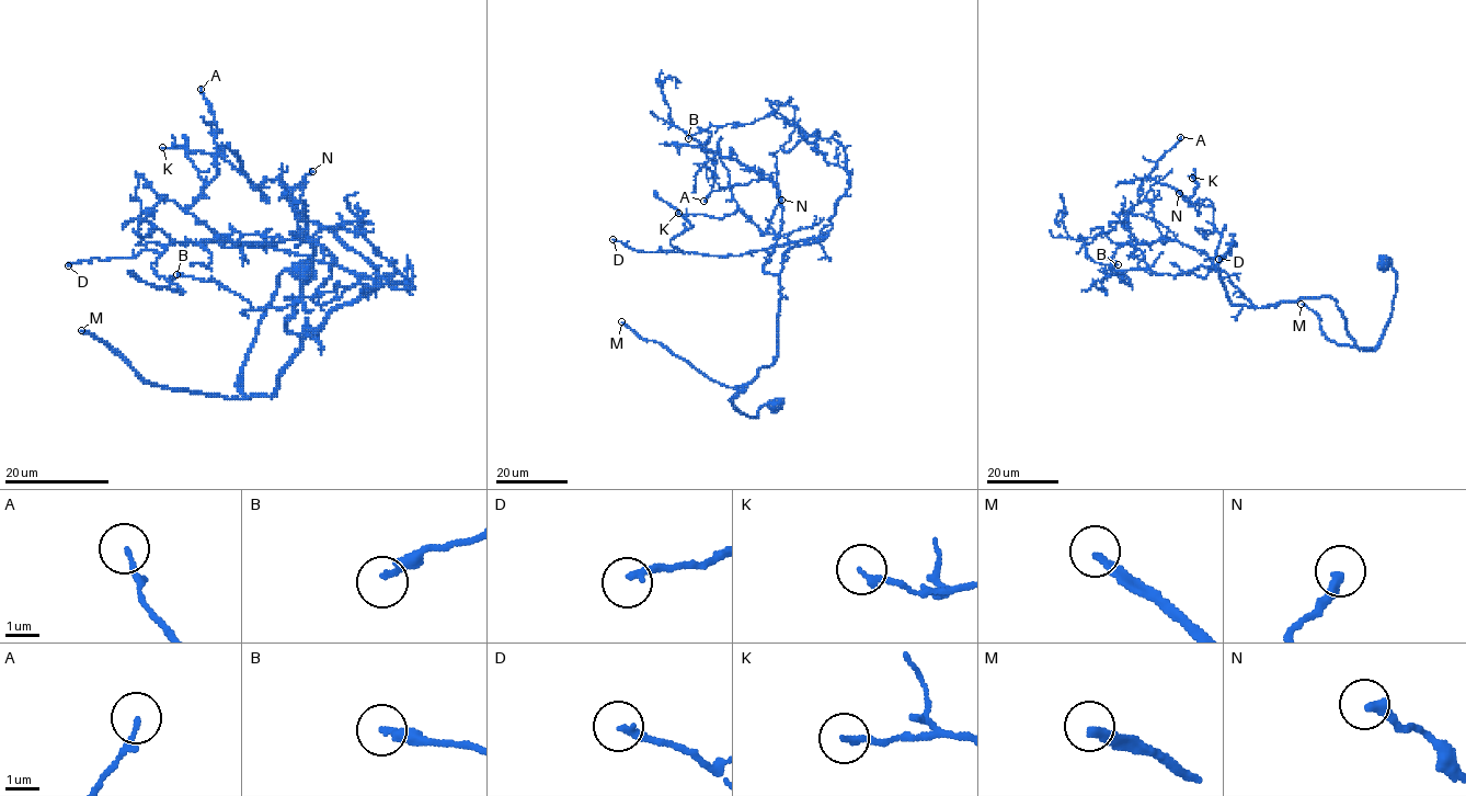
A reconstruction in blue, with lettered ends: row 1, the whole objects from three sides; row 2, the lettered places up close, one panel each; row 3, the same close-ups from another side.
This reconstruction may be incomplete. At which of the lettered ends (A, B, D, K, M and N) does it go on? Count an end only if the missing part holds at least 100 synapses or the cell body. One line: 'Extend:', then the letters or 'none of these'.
Extend: M

